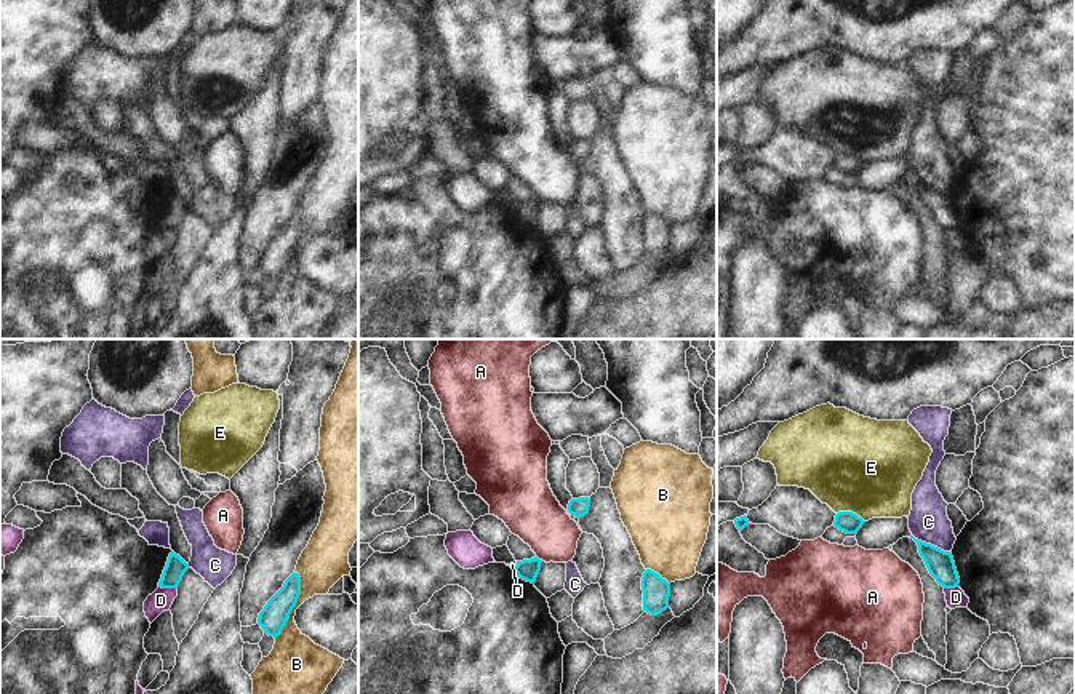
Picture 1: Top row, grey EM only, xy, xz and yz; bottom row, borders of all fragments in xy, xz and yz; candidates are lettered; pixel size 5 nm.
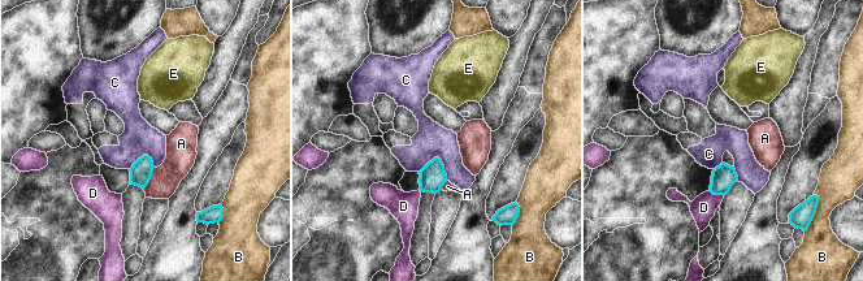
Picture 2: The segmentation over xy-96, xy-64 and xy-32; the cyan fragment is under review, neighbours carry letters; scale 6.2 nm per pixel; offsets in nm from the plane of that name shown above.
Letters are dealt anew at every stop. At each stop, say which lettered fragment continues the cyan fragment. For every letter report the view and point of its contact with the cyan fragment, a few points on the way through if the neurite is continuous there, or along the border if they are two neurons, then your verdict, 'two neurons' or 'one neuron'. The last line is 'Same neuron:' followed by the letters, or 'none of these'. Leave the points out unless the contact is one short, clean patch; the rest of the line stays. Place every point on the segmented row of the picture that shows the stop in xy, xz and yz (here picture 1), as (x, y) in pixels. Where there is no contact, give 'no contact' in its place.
A: meets cyan in xz at (538, 558); two neurons
B: meets cyan in xy at (295, 605); two neurons
C: meets cyan in yz at (930, 544); border along yz (912, 534), (949, 552); two neurons
D: meets cyan in xy at (168, 587); border along xy (159, 586), (176, 589); two neurons
E: meets cyan in yz at (851, 512); border along yz (837, 512), (855, 512), (864, 522); two neurons
Same neuron: none of these

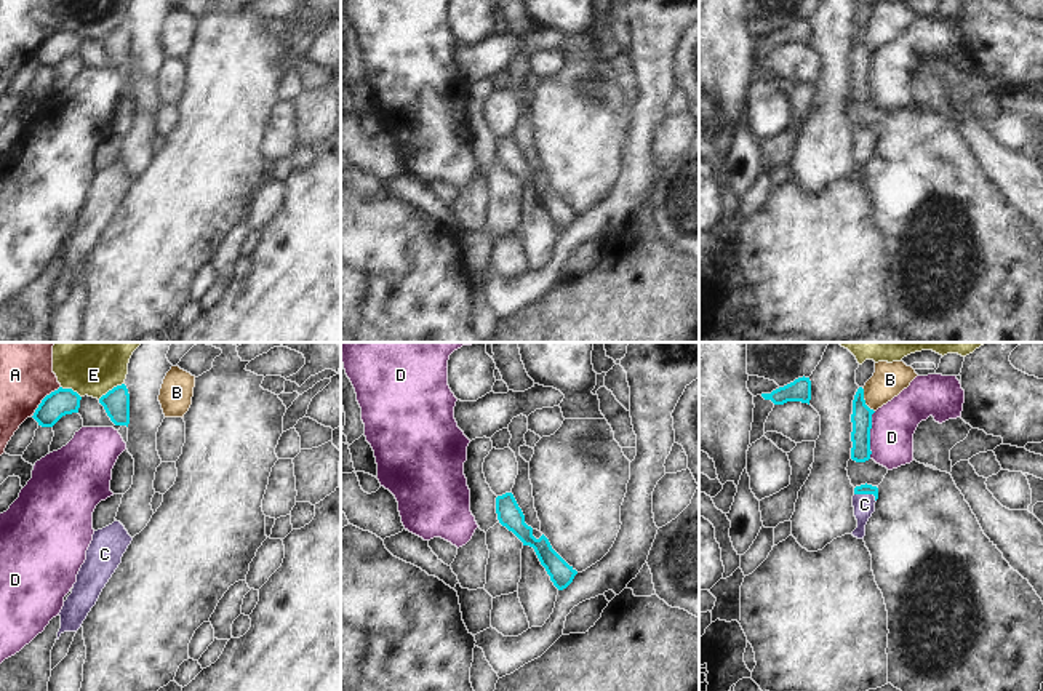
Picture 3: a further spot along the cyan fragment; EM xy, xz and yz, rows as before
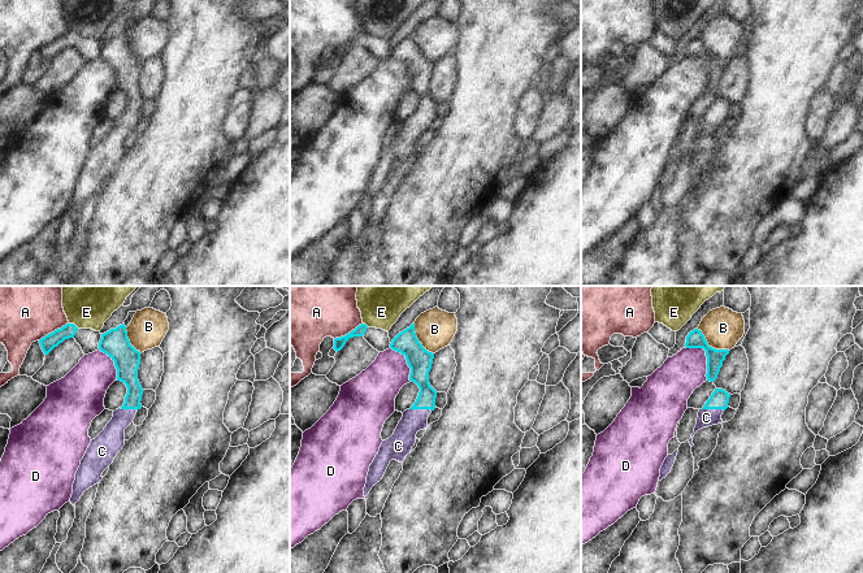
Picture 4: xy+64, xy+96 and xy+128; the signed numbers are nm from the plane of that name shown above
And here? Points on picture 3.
A: meets cyan in xy at (42, 400); border along xy (59, 386), (42, 400), (32, 416); two neurons
B: meets cyan in yz at (864, 400); border along yz (861, 387), (864, 402), (874, 411); two neurons
C: meets cyan in yz at (867, 493); runs through yz (866, 488), (867, 493), (864, 504); one neuron
D: meets cyan in yz at (869, 435); two neurons
E: meets cyan in xy at (112, 389); border along xy (123, 383), (98, 399); two neurons
Same neuron: C

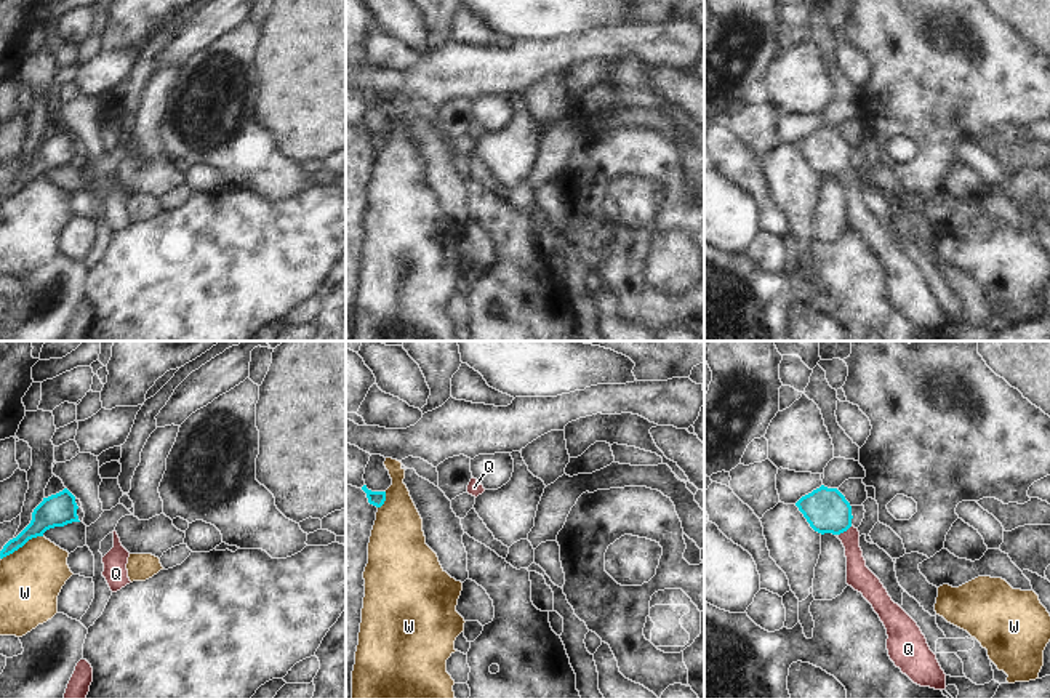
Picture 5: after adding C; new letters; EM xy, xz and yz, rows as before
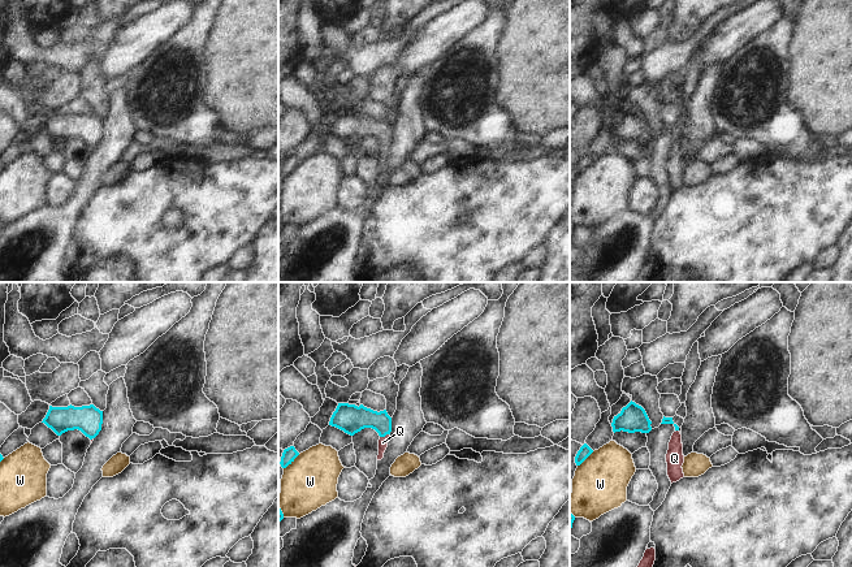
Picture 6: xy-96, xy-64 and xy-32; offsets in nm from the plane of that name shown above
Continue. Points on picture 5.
Q: meets cyan in yz at (845, 530); runs through yz (826, 509), (845, 530), (850, 537), (858, 575); one neuron
W: meets cyan in xy at (21, 546); two neurons
Same neuron: Q

